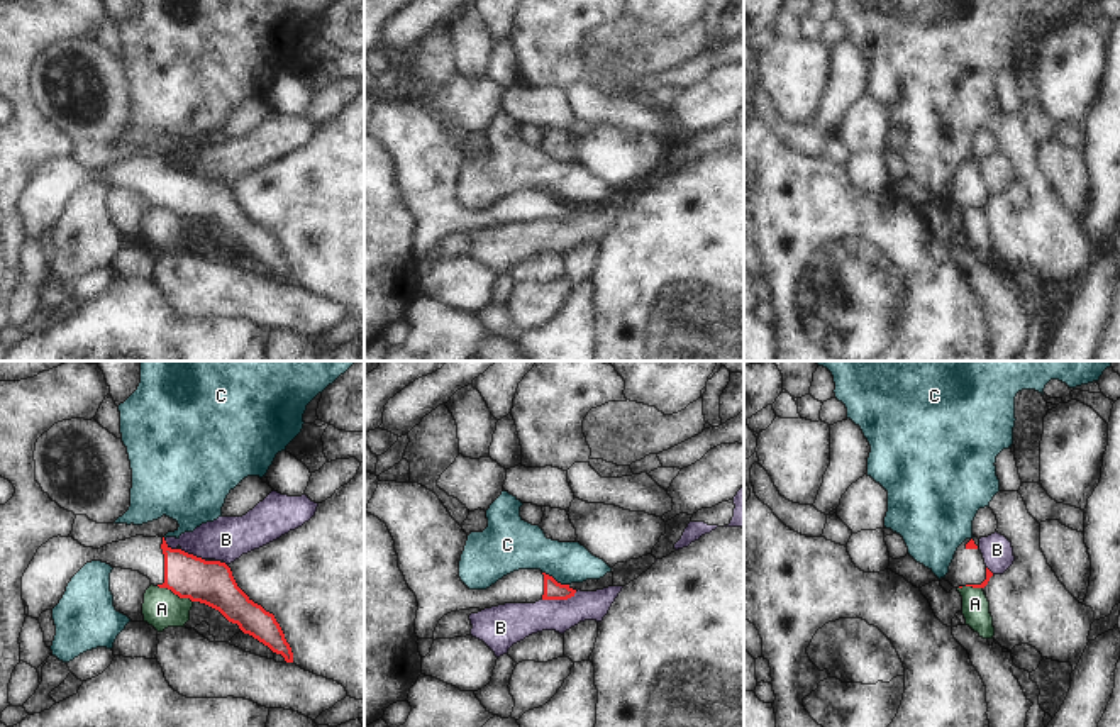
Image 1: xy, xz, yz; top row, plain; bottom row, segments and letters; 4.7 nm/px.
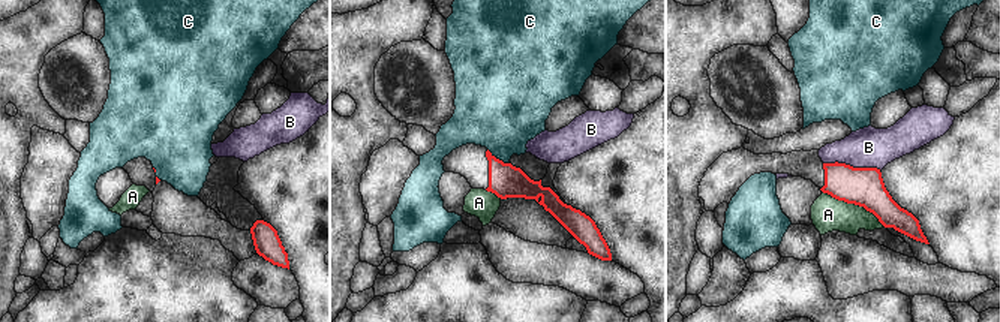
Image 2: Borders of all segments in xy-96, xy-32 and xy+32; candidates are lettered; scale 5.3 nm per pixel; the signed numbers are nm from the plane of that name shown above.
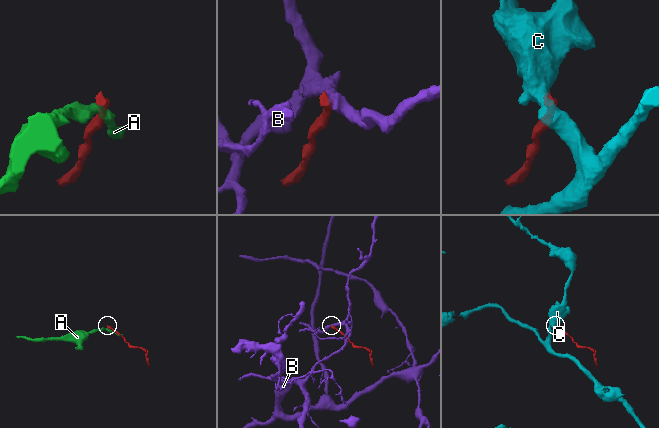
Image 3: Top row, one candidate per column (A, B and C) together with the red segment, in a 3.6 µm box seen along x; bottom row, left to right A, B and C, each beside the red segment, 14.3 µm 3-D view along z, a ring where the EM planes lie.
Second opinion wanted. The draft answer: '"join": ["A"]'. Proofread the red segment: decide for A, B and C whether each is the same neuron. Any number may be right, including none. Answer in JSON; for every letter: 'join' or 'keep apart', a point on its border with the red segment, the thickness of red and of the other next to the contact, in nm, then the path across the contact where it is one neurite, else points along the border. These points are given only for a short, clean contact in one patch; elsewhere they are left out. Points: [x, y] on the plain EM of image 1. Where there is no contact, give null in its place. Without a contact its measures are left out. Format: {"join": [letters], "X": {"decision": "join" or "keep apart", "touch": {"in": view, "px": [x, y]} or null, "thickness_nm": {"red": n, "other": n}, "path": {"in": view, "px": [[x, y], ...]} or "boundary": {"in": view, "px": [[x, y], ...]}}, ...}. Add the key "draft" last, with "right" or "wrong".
{"join": [], "A": {"decision": "keep apart", "touch": {"in": "xy", "px": [175, 214]}, "thickness_nm": {"red": 200, "other": 190}, "boundary": {"in": "xy", "px": [[158, 205], [192, 222]]}}, "B": {"decision": "keep apart", "touch": {"in": "xz", "px": [560, 219]}, "thickness_nm": {"red": 90, "other": 180}, "boundary": {"in": "xz", "px": [[576, 212], [566, 219], [543, 221]]}}, "C": {"decision": "keep apart", "touch": {"in": "xz", "px": [554, 200]}, "thickness_nm": {"red": 90, "other": 240}, "boundary": {"in": "xz", "px": [[543, 192], [568, 205]]}}, "draft": "wrong"}

